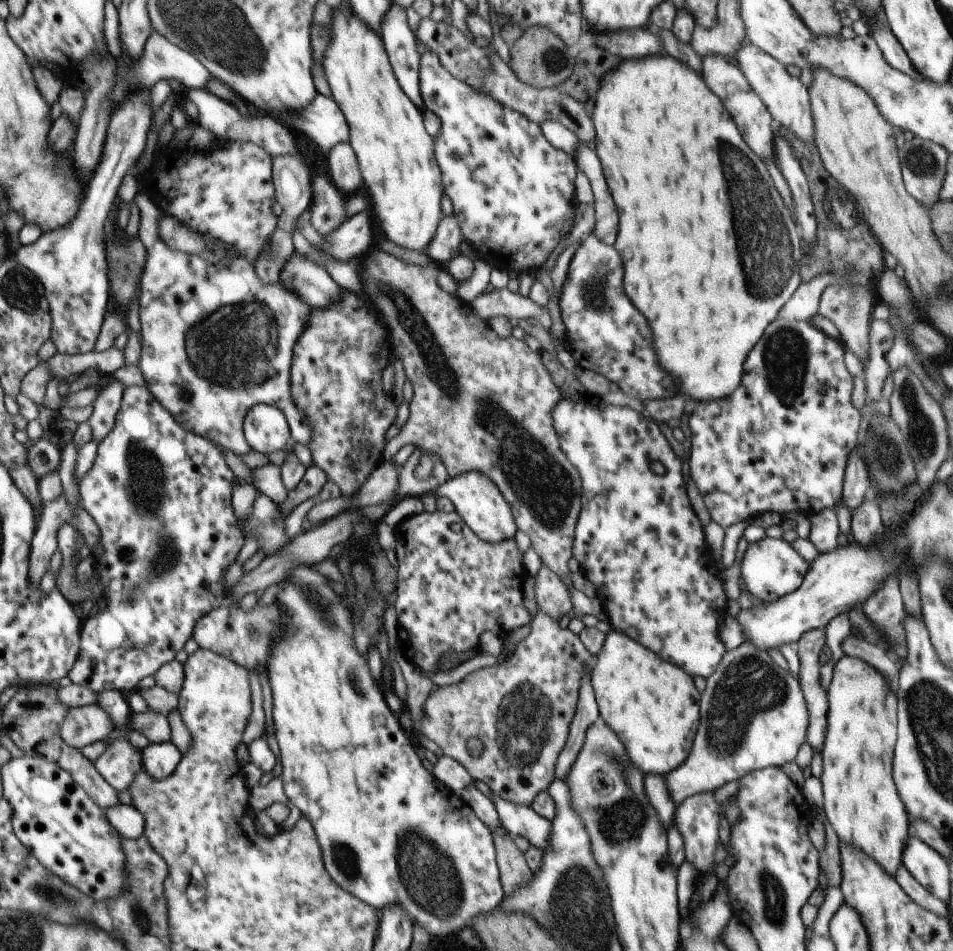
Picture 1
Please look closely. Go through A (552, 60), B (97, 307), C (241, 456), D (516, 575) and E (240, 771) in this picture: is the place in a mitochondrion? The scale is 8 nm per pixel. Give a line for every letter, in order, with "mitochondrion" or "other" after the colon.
A: mitochondrion
B: other
C: other
D: other
E: other

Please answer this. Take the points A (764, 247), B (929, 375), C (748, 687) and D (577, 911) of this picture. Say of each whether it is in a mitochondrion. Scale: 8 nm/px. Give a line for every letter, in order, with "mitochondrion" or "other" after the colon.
A: mitochondrion
B: mitochondrion
C: mitochondrion
D: mitochondrion

